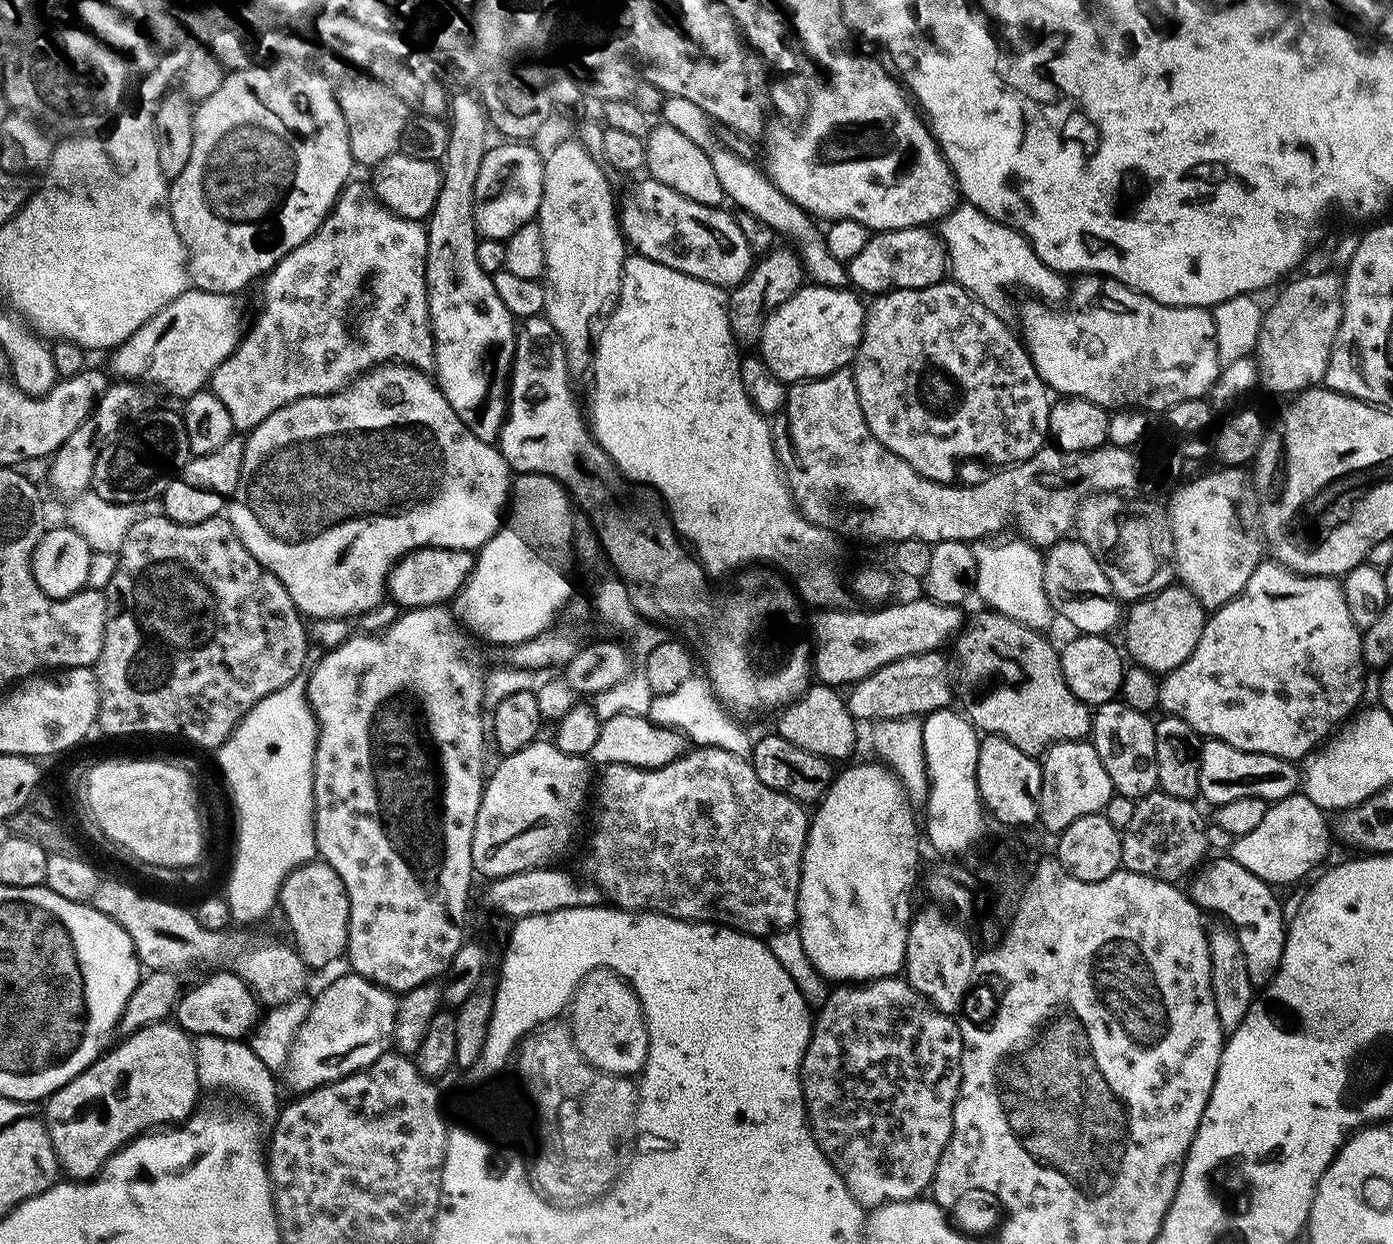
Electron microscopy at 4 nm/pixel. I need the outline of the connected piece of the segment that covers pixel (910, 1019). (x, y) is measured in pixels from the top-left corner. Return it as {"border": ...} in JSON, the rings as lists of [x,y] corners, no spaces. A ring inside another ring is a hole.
{"border":[[[881,982],[867,990],[844,990],[839,994],[829,995],[823,1007],[815,1013],[812,1037],[804,1051],[804,1060],[800,1064],[800,1085],[804,1105],[808,1111],[808,1124],[812,1127],[812,1133],[822,1154],[826,1154],[834,1170],[838,1170],[842,1182],[846,1182],[852,1197],[865,1209],[880,1208],[890,1202],[914,1200],[923,1197],[929,1191],[931,1182],[936,1177],[938,1162],[952,1137],[954,1102],[958,1098],[962,1082],[963,1049],[959,1023],[951,1016],[932,1010],[903,982]]]}

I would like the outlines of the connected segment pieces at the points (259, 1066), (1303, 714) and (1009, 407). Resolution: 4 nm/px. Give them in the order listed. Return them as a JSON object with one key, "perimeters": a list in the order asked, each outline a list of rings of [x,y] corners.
{"perimeters":[[[[212,1035],[197,1037],[194,1043],[198,1078],[203,1089],[222,1090],[230,1088],[234,1084],[240,1084],[241,1096],[254,1104],[252,1106],[261,1119],[274,1120],[279,1116],[280,1101],[278,1102],[275,1073],[254,1054],[249,1043],[241,1040],[218,1038]]],[[[1262,566],[1254,574],[1252,591],[1249,599],[1229,608],[1221,616],[1215,617],[1205,627],[1202,646],[1198,646],[1196,660],[1186,666],[1173,680],[1167,681],[1157,691],[1152,716],[1162,720],[1164,724],[1175,724],[1185,728],[1192,739],[1204,744],[1217,744],[1226,750],[1235,752],[1237,756],[1261,756],[1267,760],[1276,760],[1279,764],[1291,765],[1291,760],[1303,761],[1314,748],[1317,747],[1333,730],[1340,728],[1350,716],[1357,711],[1360,702],[1360,691],[1364,681],[1364,659],[1362,658],[1361,625],[1346,610],[1346,594],[1340,580],[1300,580],[1297,576],[1289,575],[1283,569],[1275,566]]],[[[944,284],[941,288],[931,288],[925,292],[903,292],[902,294],[886,294],[873,299],[864,316],[862,314],[862,329],[859,331],[857,343],[850,361],[850,371],[858,382],[858,390],[862,398],[862,406],[866,418],[870,422],[870,430],[874,430],[874,438],[894,454],[898,463],[904,465],[907,471],[929,486],[948,488],[963,481],[964,472],[971,468],[981,468],[987,475],[1001,474],[1009,469],[1019,468],[1033,461],[1037,453],[1049,448],[1048,446],[1048,409],[1050,397],[1044,387],[1038,382],[1030,362],[1026,362],[1024,348],[1007,328],[1006,320],[994,314],[985,303],[972,293],[968,293],[960,284]]]]}

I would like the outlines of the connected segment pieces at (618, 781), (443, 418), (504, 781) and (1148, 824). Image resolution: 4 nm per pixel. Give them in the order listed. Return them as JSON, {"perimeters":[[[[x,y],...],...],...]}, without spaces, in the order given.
{"perimeters":[[[[703,750],[697,756],[680,758],[675,763],[655,771],[620,770],[608,784],[608,829],[604,832],[604,841],[600,844],[600,857],[596,860],[595,879],[605,888],[617,893],[629,892],[637,905],[658,912],[672,912],[675,916],[689,916],[695,920],[709,920],[715,924],[725,924],[727,928],[736,928],[739,932],[751,932],[753,937],[767,938],[775,932],[791,929],[797,923],[796,899],[800,889],[800,874],[804,870],[804,854],[808,850],[810,839],[809,817],[794,802],[786,802],[778,794],[766,790],[758,782],[755,771],[740,767],[725,756]]],[[[389,358],[367,365],[355,374],[347,375],[327,392],[288,400],[252,432],[242,486],[238,486],[238,494],[230,509],[234,534],[238,534],[238,542],[246,546],[254,562],[262,566],[262,570],[279,586],[280,593],[300,611],[305,621],[335,620],[358,626],[363,617],[394,601],[392,587],[400,571],[403,573],[416,560],[426,556],[455,552],[491,553],[503,543],[504,536],[511,531],[519,515],[522,484],[512,465],[499,451],[483,448],[474,438],[470,438],[470,434],[458,426],[458,418],[450,414],[450,406],[446,406],[435,381],[427,373],[425,375],[408,364],[409,361],[404,358]]],[[[537,738],[530,746],[526,746],[522,750],[518,750],[518,754],[513,756],[504,756],[496,764],[496,769],[490,772],[486,783],[483,785],[483,796],[481,798],[481,806],[478,810],[477,821],[474,822],[474,830],[471,831],[470,841],[470,862],[472,863],[472,871],[477,877],[480,876],[484,880],[493,880],[496,884],[507,886],[512,881],[522,878],[523,876],[537,876],[543,872],[554,872],[565,867],[564,864],[576,852],[576,847],[580,844],[580,839],[584,836],[584,795],[592,788],[592,779],[596,776],[598,765],[592,760],[590,752],[588,753],[572,753],[565,751],[557,746],[552,738]]],[[[1150,794],[1134,805],[1134,814],[1121,833],[1121,867],[1138,876],[1148,876],[1161,882],[1178,882],[1204,859],[1208,843],[1203,837],[1205,817],[1196,804],[1180,803],[1163,794]]]]}

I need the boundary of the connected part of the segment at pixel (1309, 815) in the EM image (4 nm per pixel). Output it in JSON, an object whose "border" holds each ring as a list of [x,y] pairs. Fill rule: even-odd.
{"border":[[[1292,792],[1273,801],[1264,823],[1248,837],[1233,841],[1228,856],[1268,885],[1279,886],[1309,877],[1327,859],[1328,846],[1324,811],[1303,792]]]}

